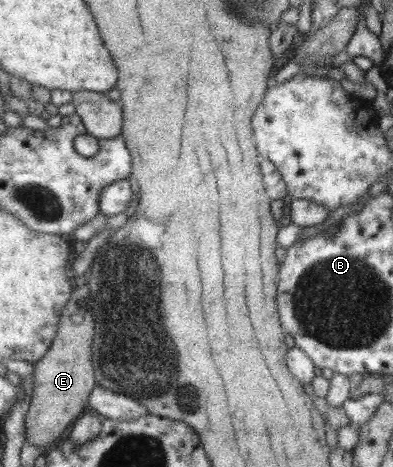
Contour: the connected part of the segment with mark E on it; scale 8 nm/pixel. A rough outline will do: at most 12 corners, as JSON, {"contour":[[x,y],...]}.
{"contour":[[86,284],[32,364],[25,441],[51,447],[96,385]]}

